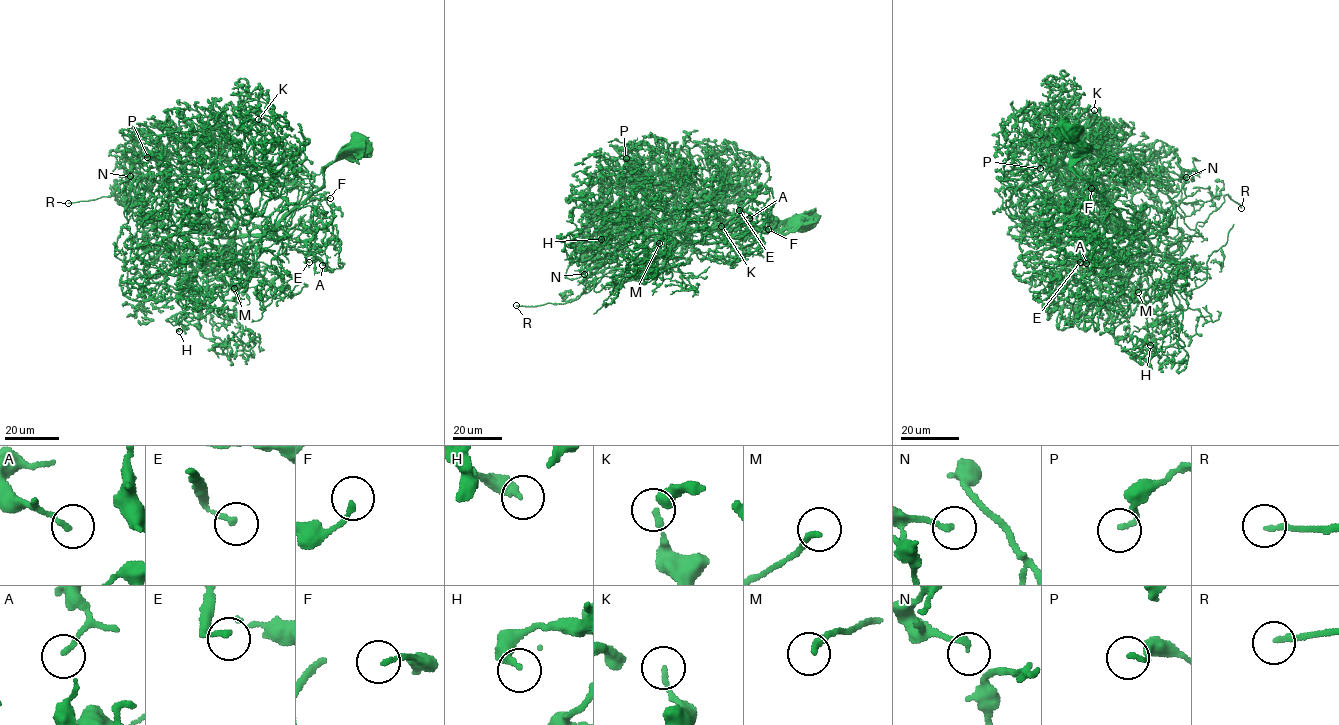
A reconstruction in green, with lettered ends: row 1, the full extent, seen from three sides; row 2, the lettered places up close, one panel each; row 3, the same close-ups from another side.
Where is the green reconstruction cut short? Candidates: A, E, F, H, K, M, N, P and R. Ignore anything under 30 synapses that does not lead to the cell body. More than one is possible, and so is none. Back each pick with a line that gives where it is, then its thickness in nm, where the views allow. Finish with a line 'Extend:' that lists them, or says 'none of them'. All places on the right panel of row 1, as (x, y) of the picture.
M: place (1138, 292); calibre 200 nm
R: place (1241, 208); calibre 180 nm
Extend: M, R

